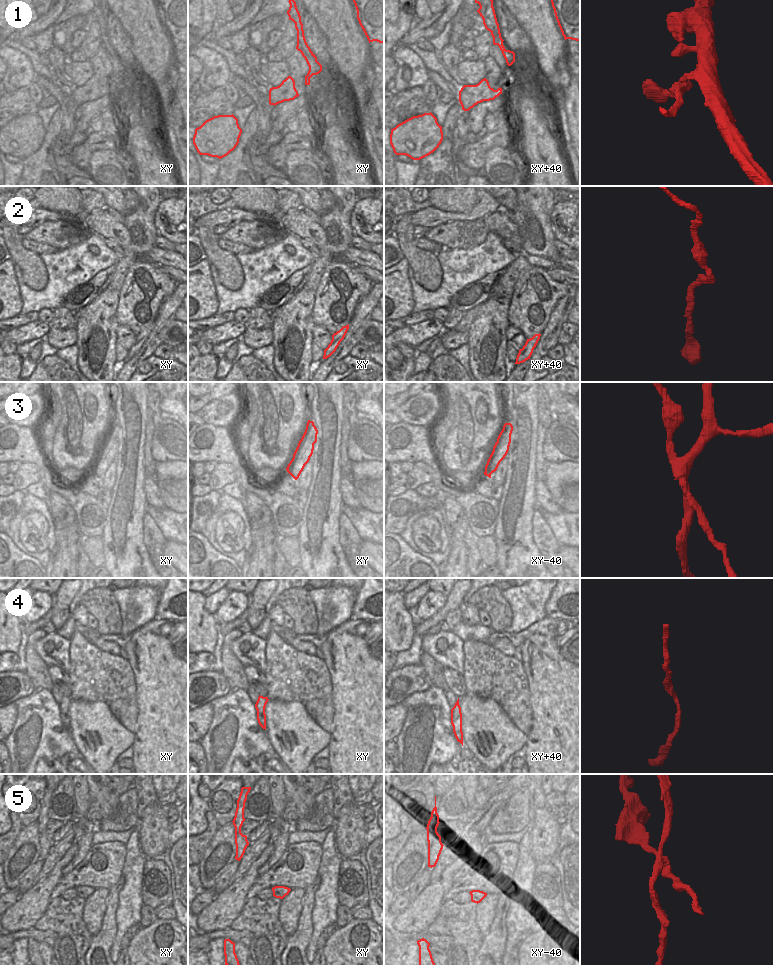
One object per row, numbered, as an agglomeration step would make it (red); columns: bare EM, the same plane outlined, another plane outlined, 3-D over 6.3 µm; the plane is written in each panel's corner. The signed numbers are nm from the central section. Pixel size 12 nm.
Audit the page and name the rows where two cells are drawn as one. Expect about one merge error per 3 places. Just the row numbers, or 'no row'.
1, 3, 5

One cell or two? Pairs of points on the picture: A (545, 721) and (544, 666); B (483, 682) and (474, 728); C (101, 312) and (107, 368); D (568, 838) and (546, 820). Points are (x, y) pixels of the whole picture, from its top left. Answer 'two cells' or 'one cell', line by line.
A: one cell
B: two cells
C: one cell
D: two cells

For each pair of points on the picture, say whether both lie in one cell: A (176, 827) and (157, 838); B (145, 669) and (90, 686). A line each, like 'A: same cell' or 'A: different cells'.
A: different cells
B: different cells

